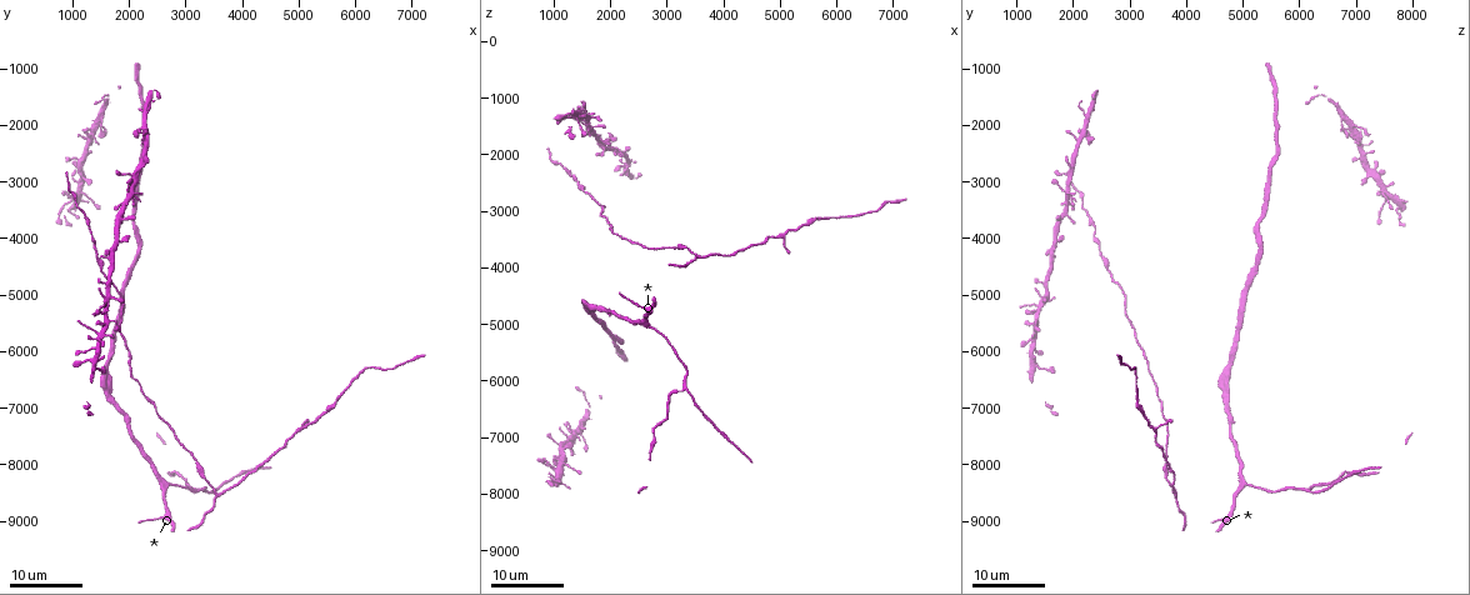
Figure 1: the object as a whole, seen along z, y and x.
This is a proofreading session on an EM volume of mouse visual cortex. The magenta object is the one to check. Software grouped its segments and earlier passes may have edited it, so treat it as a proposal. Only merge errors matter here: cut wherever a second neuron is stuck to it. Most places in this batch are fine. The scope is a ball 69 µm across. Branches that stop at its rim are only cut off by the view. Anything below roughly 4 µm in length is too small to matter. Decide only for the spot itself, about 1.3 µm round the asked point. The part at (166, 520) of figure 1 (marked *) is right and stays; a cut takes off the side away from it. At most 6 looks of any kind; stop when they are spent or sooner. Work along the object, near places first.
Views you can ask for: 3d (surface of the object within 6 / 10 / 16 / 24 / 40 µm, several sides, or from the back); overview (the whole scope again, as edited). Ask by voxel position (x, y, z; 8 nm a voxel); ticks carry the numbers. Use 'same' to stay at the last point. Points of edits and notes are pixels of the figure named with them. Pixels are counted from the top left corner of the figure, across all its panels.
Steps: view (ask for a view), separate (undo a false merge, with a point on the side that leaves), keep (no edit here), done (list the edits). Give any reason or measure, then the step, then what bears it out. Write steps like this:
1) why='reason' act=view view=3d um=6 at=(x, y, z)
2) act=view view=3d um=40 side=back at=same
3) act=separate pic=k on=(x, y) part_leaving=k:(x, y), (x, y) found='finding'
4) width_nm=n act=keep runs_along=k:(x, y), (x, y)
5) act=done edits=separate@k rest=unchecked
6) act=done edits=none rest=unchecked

why='three-way junction' act=view view=3d um=16 at=(3550, 8500, 3800)

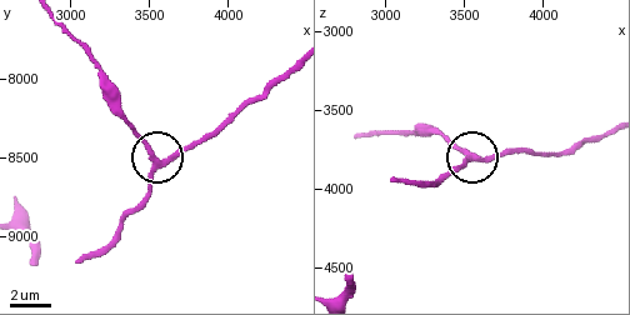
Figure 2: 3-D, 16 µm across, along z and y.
why='zoom in' act=view view=3d um=6 at=(3560, 8520, 3820)

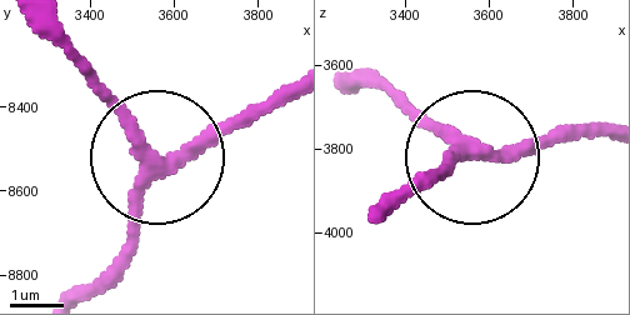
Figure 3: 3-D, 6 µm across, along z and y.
arms=3 act=keep found='all the same neuron'

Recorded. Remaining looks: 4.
act=view view=3d um=16 at=(2700, 8350, 5100)

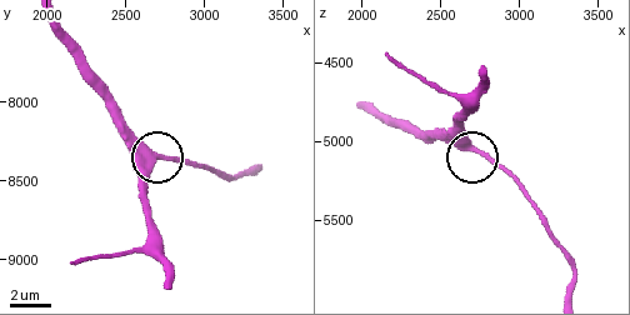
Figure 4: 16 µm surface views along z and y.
why='closer look' act=view view=3d um=10 at=(2740, 8340, 5040)

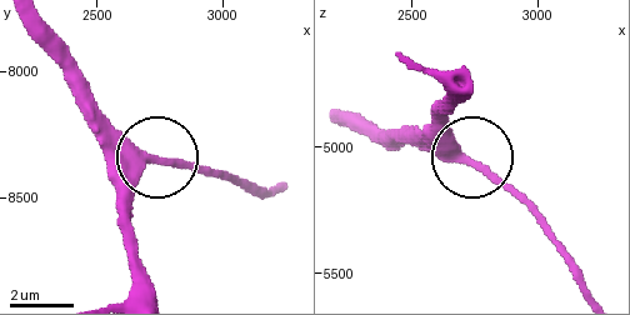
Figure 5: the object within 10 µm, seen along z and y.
act=keep runs_along=5:(139, 294), (131, 245), (139, 173), (171, 158), (233, 173) found='all the same neuron'

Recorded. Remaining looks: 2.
why='three-way junction' act=view view=3d um=16 at=(5100, 7300, 3350)

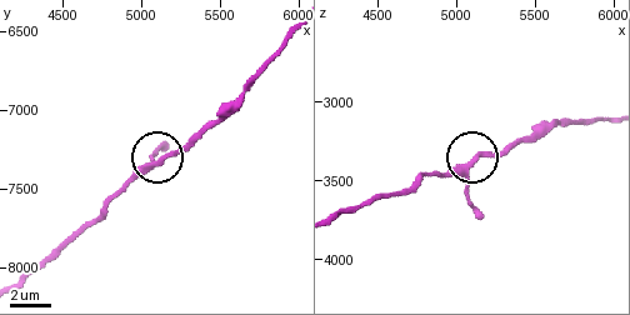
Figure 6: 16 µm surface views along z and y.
why='zoom in' act=view view=3d um=6 at=(5120, 7340, 3380)

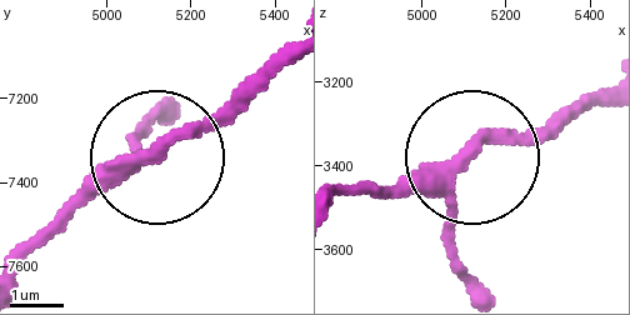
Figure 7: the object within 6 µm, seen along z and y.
width_nm=230 act=keep runs_along=7:(28, 254), (175, 146), (251, 71) found='all the same neuron'

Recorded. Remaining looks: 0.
act=done edits=none rest=unchecked

